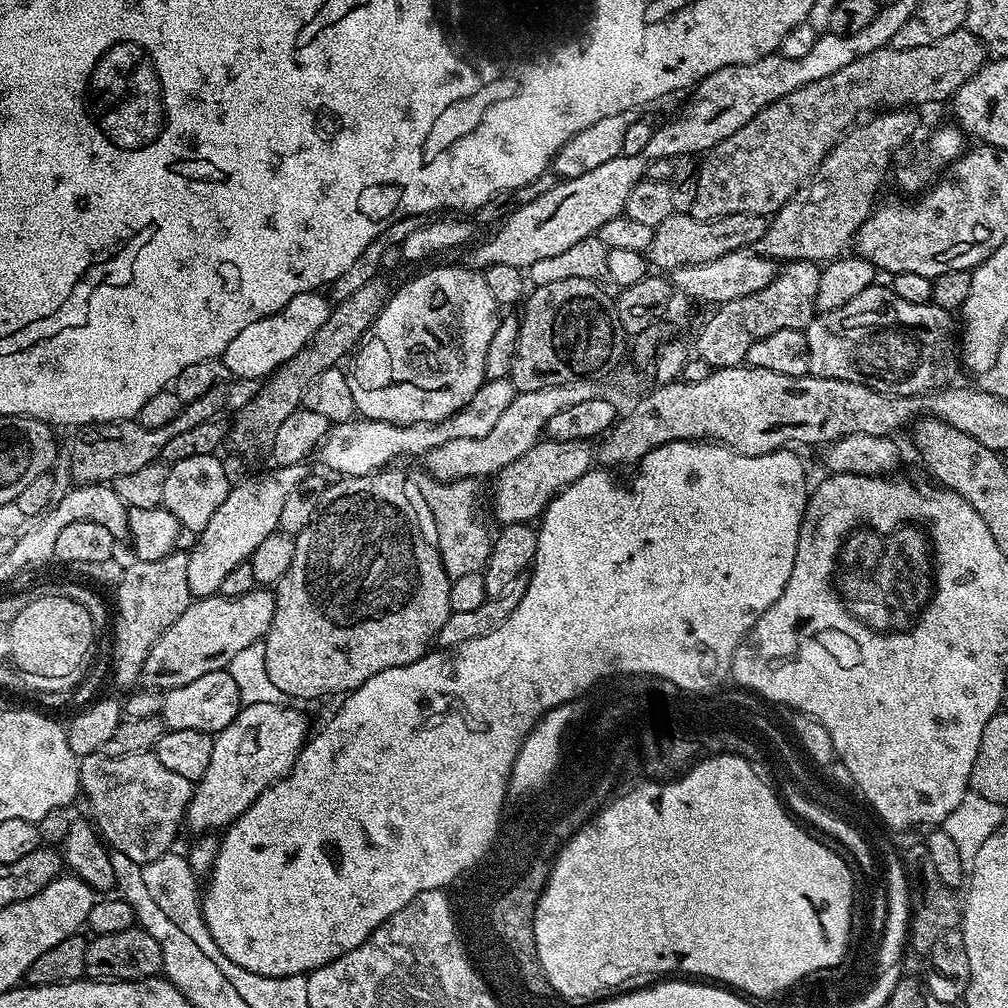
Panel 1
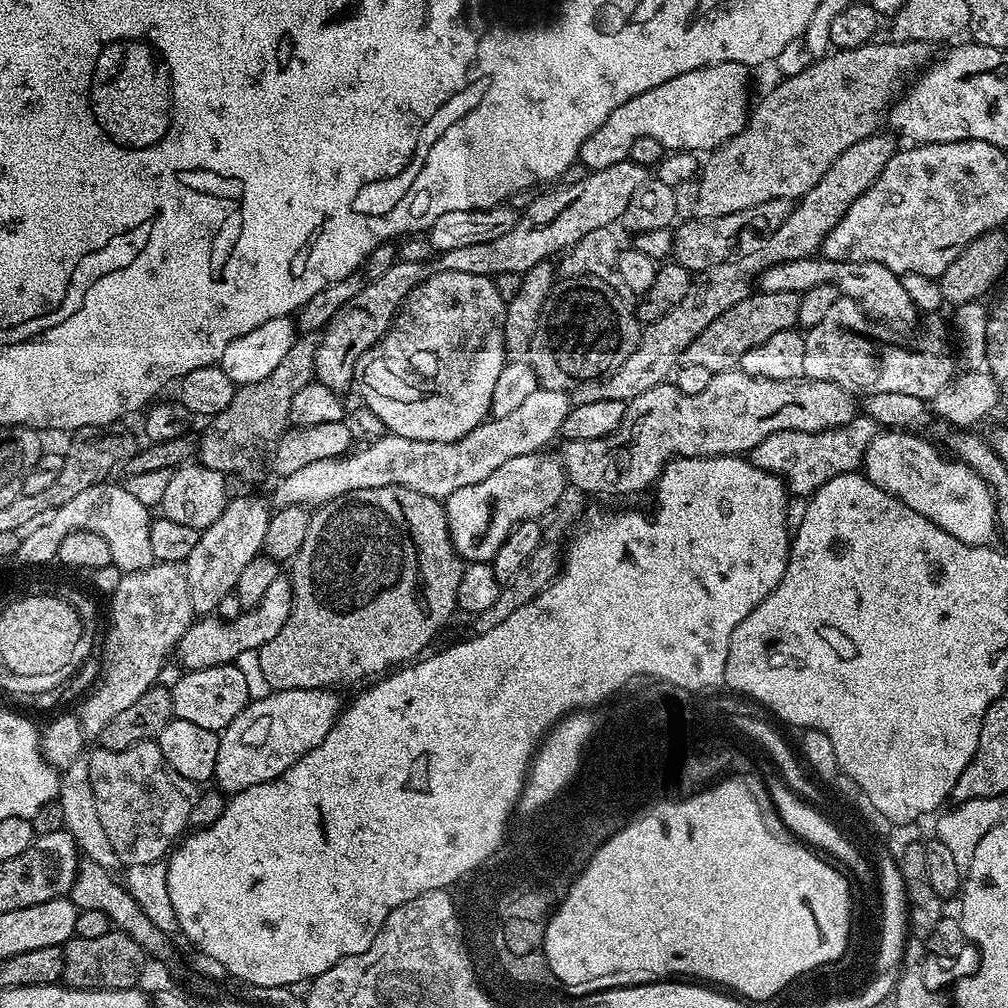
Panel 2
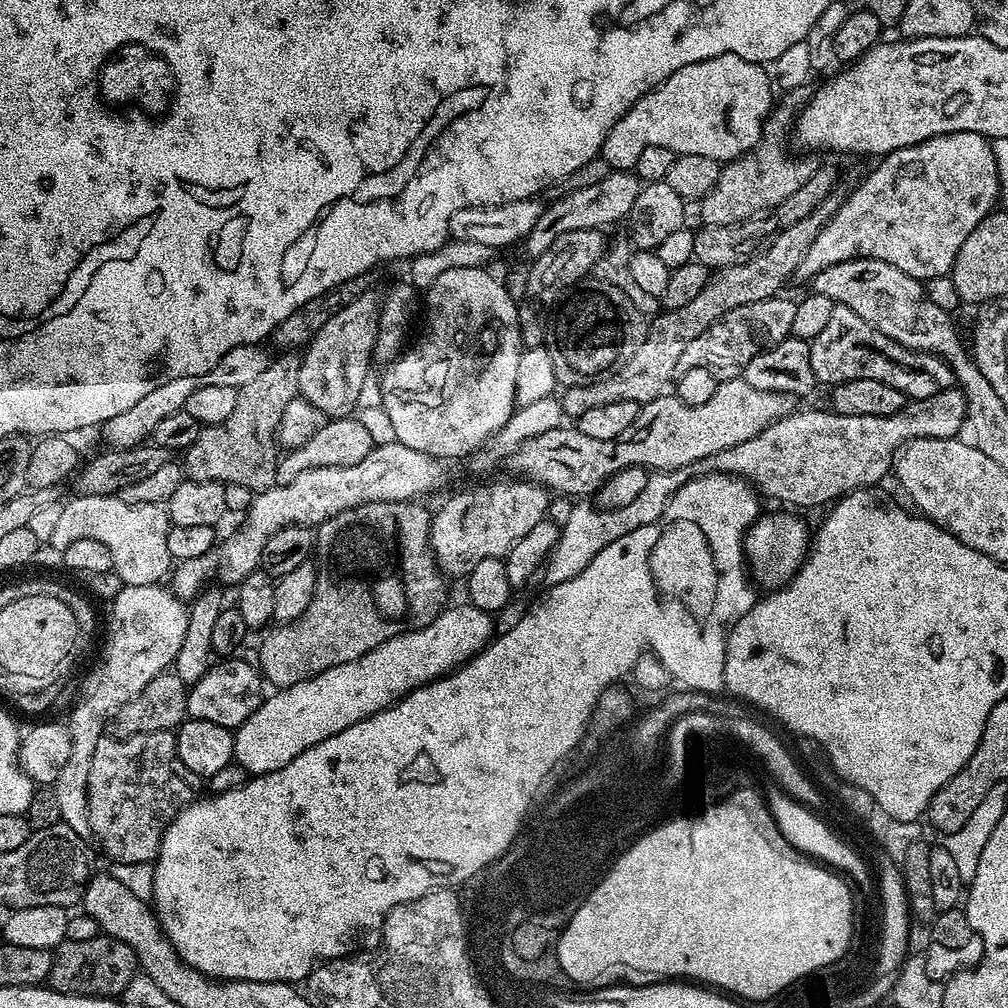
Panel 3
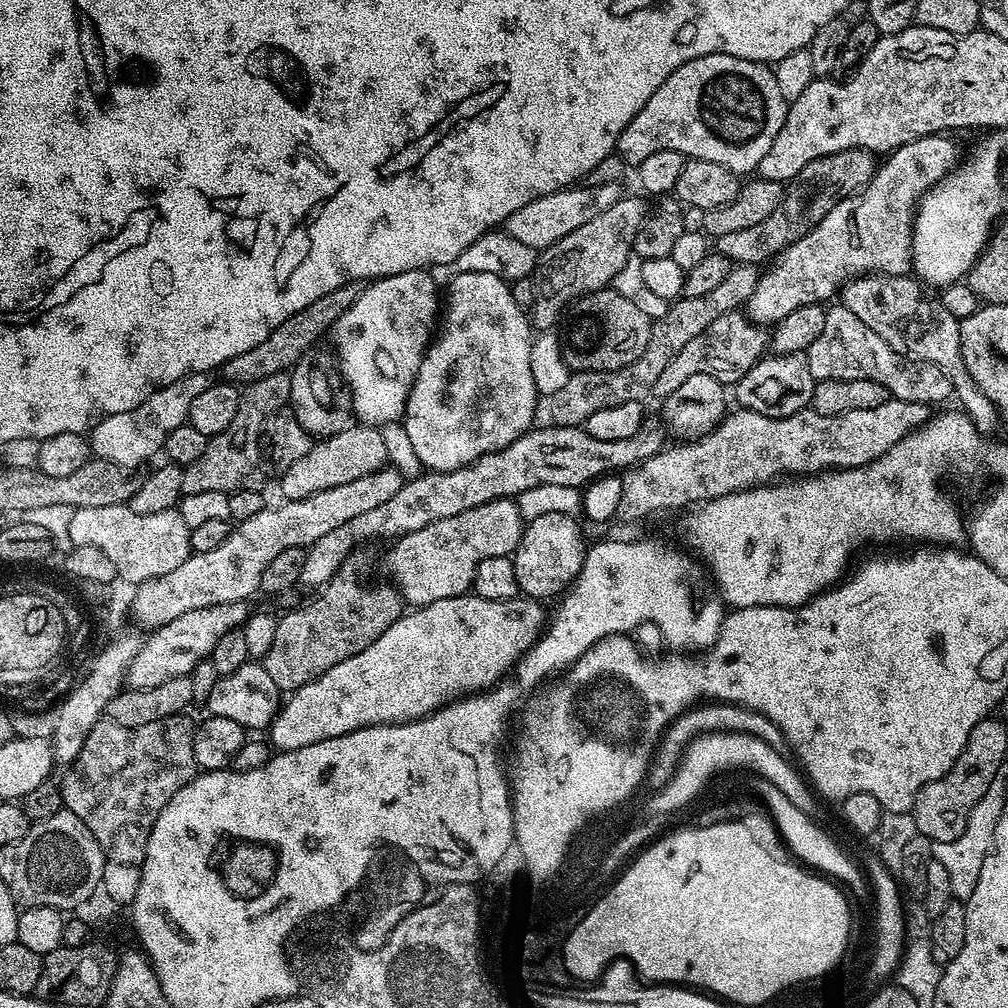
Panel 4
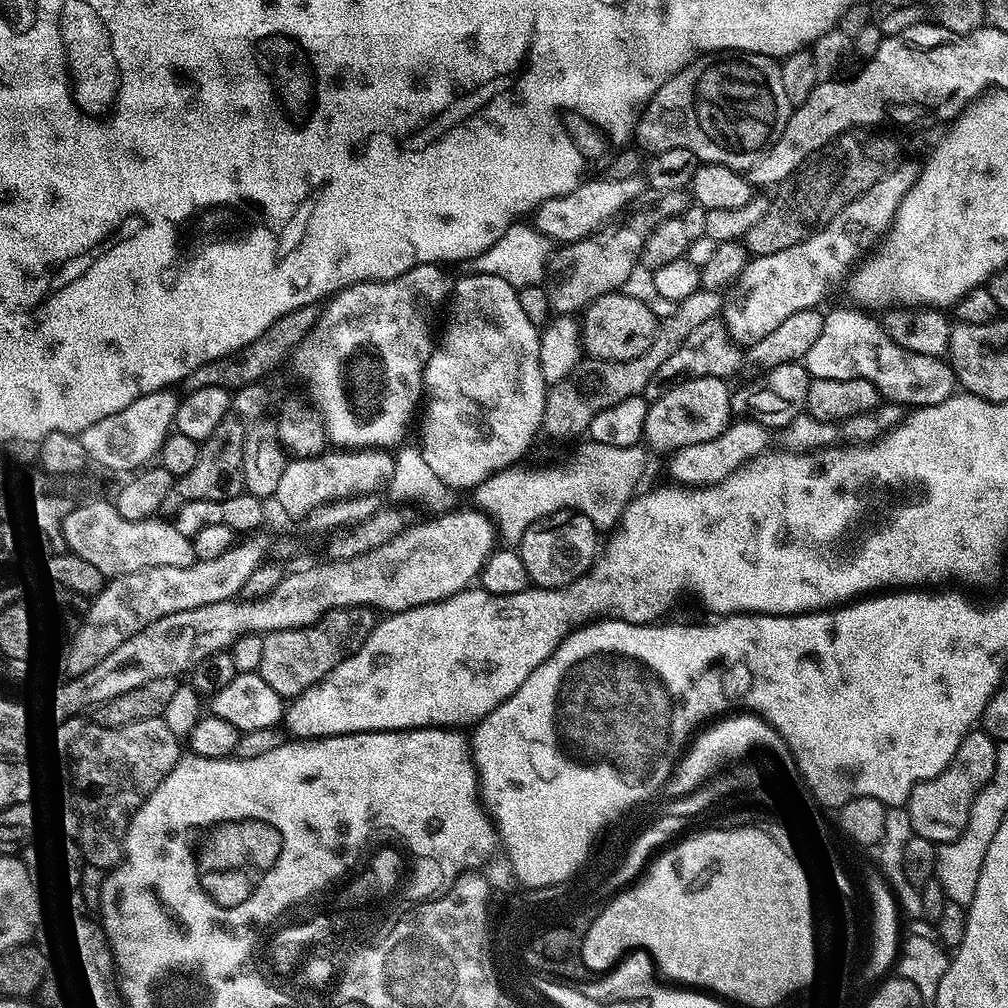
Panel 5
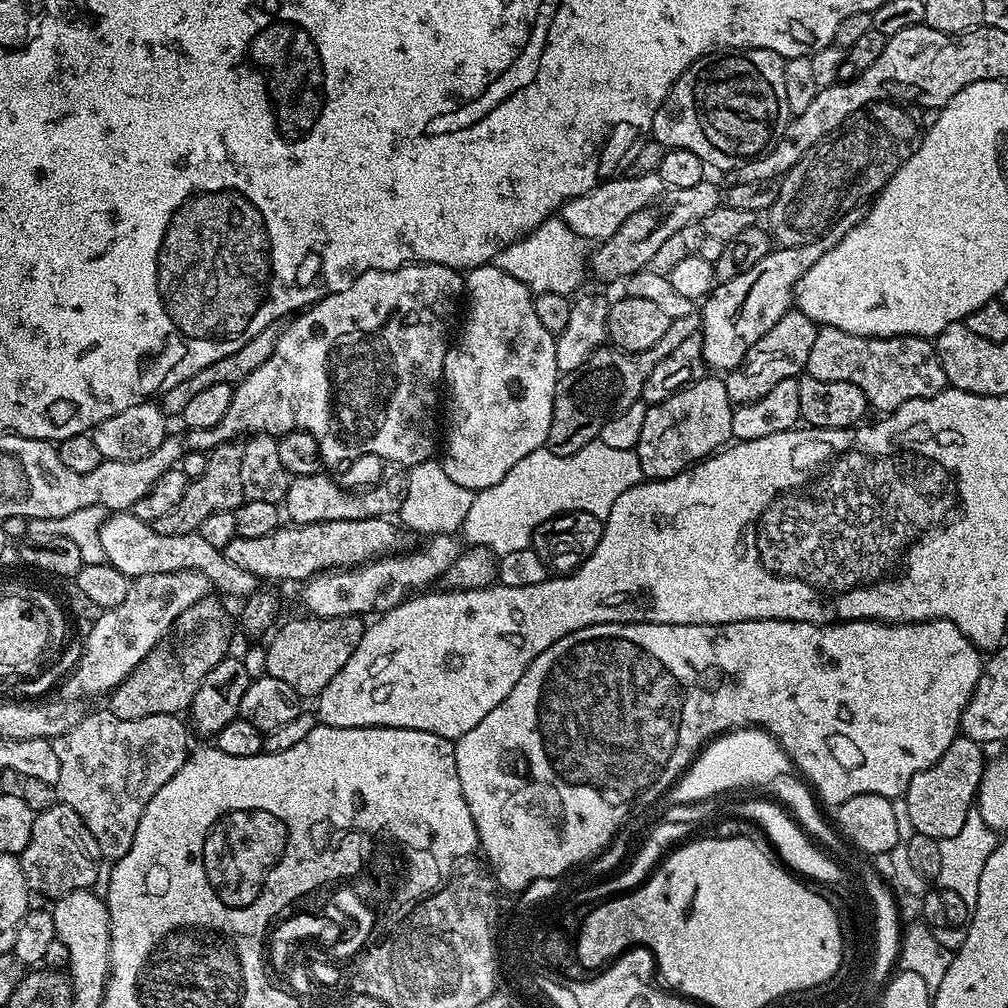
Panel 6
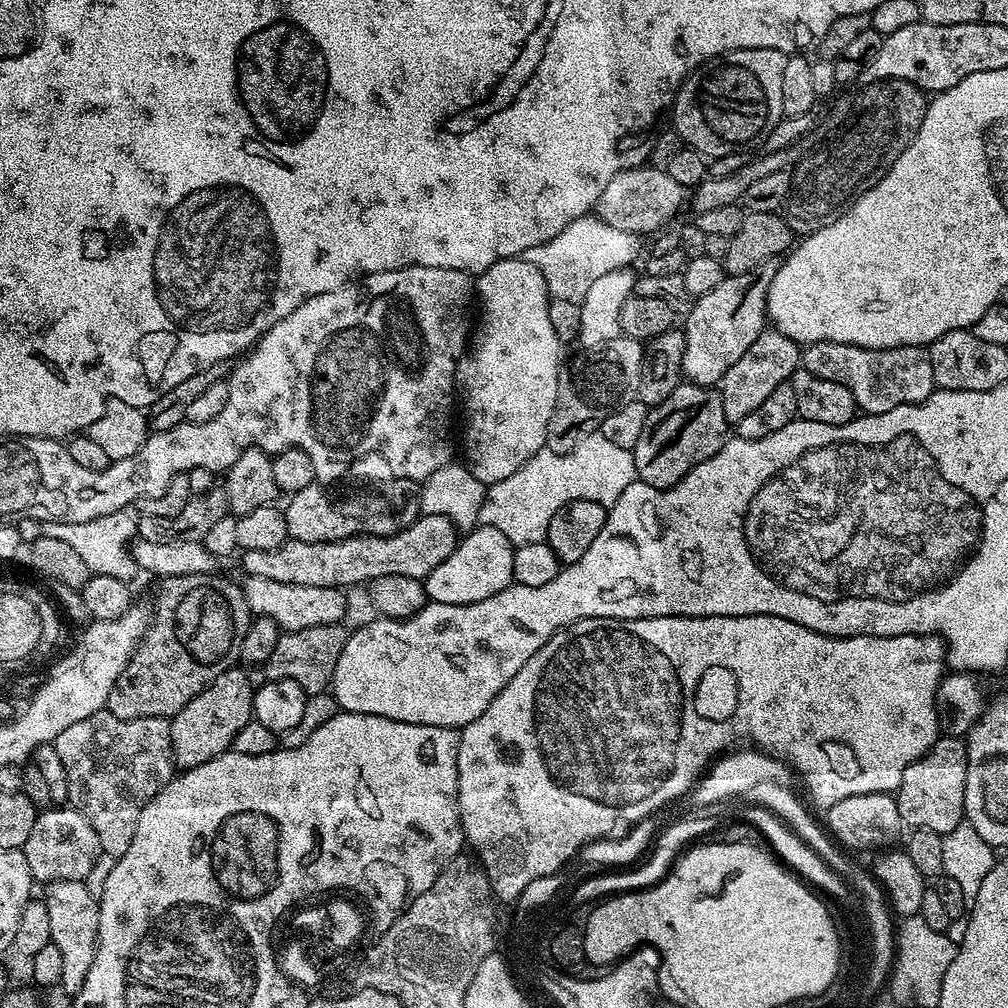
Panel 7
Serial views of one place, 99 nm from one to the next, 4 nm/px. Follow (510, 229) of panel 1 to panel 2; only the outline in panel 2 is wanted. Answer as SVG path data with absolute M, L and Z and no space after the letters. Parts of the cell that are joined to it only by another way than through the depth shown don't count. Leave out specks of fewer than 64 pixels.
M623 160L606 170L589 172L583 182L571 184L565 188L553 187L552 192L538 197L537 200L530 201L528 209L525 212L521 211L517 215L514 230L509 230L507 234L501 234L498 238L493 238L491 242L478 242L478 246L462 246L459 250L441 252L427 260L423 260L420 264L418 262L402 262L399 259L393 264L389 263L385 267L382 278L370 282L370 286L365 286L359 294L354 294L354 298L350 298L348 305L341 308L340 313L324 329L316 345L315 379L319 383L330 386L338 393L343 393L344 388L350 387L352 379L355 376L357 379L358 369L361 367L362 361L388 332L388 327L391 326L405 298L411 294L413 288L419 286L423 280L430 278L434 273L457 272L458 274L478 274L489 278L495 278L498 274L510 274L511 272L522 274L526 270L530 270L530 266L555 257L557 254L571 248L586 234L590 234L590 230L613 227L626 210L630 197L634 195L634 190L638 190L638 186L642 186L645 180L649 179L649 176L649 169L643 168L642 165L636 164L632 160Z

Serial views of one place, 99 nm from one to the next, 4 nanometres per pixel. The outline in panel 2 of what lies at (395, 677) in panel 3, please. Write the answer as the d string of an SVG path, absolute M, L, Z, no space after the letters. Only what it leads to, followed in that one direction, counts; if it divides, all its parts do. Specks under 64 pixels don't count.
M291 688L272 690L261 700L253 699L219 733L218 762L215 783L225 793L245 792L250 786L270 782L278 778L298 758L302 758L314 746L330 734L342 711L339 691L332 688Z

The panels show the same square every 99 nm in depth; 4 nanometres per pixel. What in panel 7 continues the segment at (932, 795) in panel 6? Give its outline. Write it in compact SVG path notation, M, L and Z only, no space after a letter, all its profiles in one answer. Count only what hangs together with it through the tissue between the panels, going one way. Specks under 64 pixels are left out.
M941 735L930 746L930 750L918 762L906 766L902 782L896 788L894 797L903 823L909 829L934 830L940 836L946 835L954 826L965 823L966 770L968 769L968 746L961 737Z

